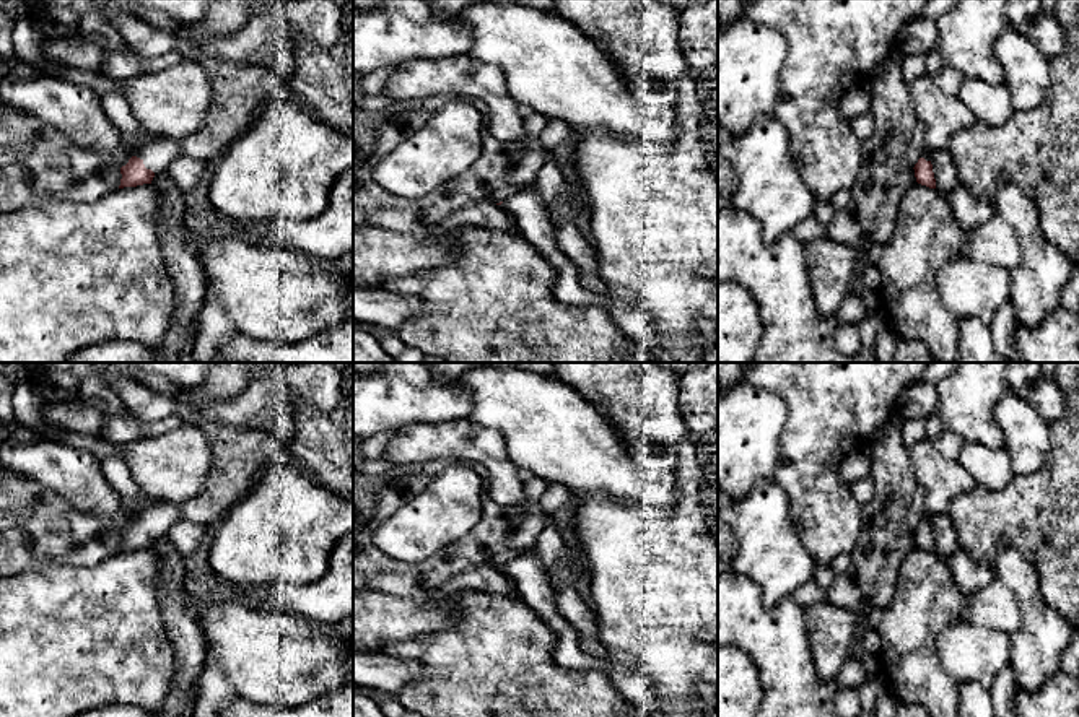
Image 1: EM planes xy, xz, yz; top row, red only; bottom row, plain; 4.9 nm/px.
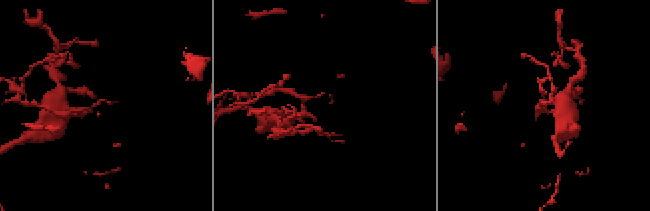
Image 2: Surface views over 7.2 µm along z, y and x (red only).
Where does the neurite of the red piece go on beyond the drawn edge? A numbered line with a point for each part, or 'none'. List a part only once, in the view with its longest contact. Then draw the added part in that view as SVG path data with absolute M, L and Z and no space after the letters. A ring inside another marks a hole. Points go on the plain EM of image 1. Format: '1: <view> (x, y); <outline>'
1: xy (158, 517); M153 502L137 519L146 533L164 538L169 528L182 519L181 506L171 502Z

